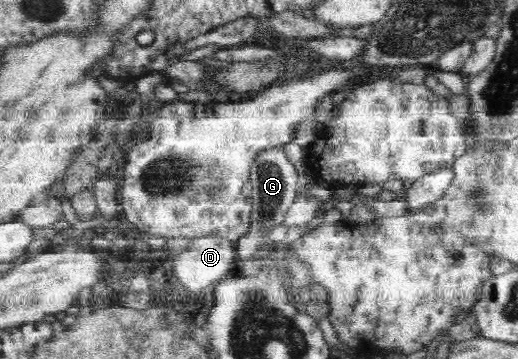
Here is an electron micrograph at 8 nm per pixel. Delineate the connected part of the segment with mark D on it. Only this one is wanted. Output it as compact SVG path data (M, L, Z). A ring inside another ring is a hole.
M211 234L194 238L186 250L172 257L175 259L174 275L189 291L201 291L203 287L221 282L236 273L236 249L234 242Z

